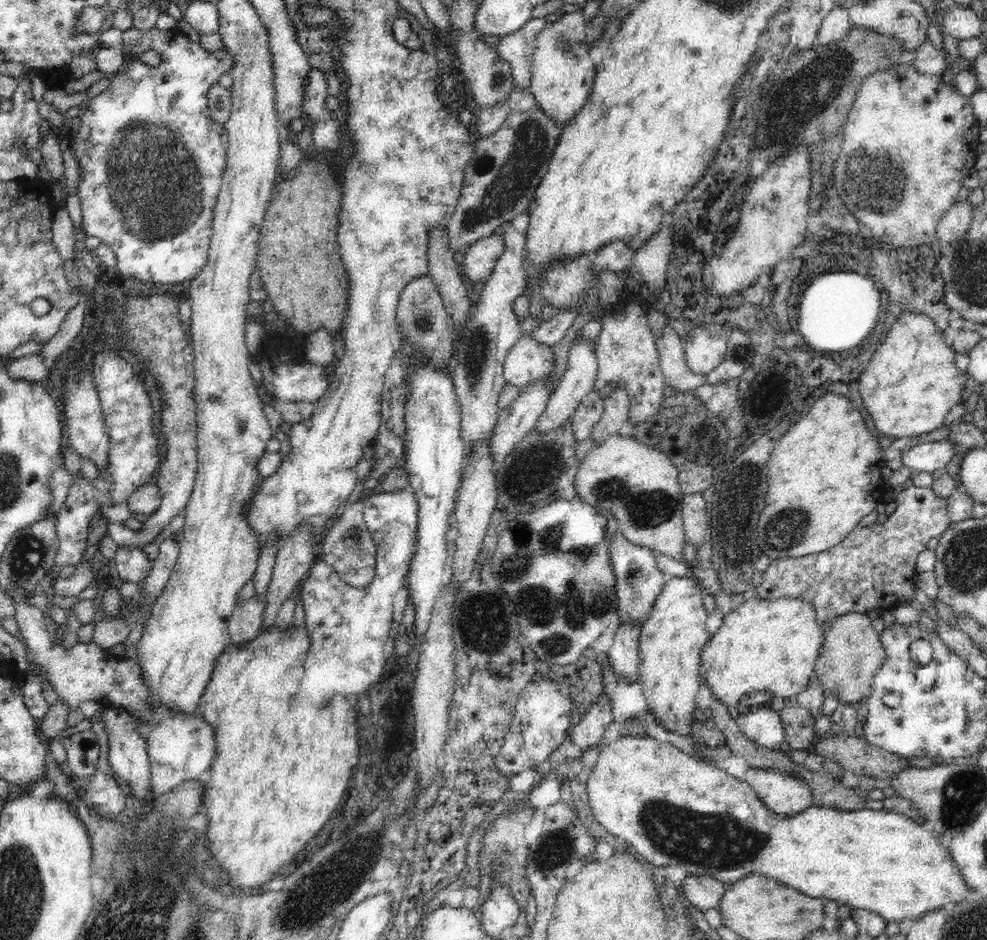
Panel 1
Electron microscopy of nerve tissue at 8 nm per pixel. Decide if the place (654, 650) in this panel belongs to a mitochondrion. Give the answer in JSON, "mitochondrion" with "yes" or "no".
{"mitochondrion":"no"}

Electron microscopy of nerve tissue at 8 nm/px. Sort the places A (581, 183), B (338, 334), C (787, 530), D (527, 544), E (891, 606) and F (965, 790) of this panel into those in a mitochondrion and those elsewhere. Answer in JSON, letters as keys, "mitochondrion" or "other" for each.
{"A":"other","B":"other","C":"mitochondrion","D":"mitochondrion","E":"other","F":"mitochondrion"}

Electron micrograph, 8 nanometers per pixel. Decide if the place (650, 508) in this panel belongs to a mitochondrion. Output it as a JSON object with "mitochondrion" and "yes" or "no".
{"mitochondrion":"yes"}

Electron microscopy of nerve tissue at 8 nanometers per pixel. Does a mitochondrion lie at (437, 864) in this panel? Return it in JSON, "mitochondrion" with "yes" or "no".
{"mitochondrion":"no"}

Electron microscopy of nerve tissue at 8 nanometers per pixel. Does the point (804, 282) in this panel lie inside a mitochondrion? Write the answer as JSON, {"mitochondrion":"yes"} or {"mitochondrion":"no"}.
{"mitochondrion":"no"}

